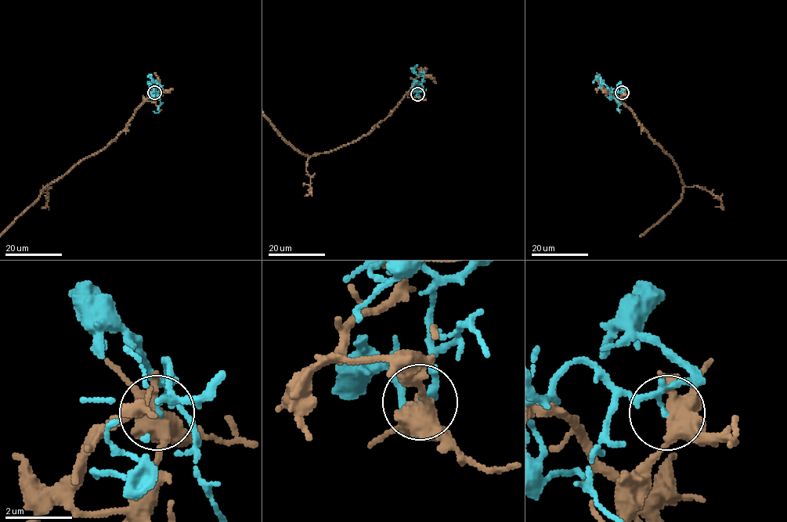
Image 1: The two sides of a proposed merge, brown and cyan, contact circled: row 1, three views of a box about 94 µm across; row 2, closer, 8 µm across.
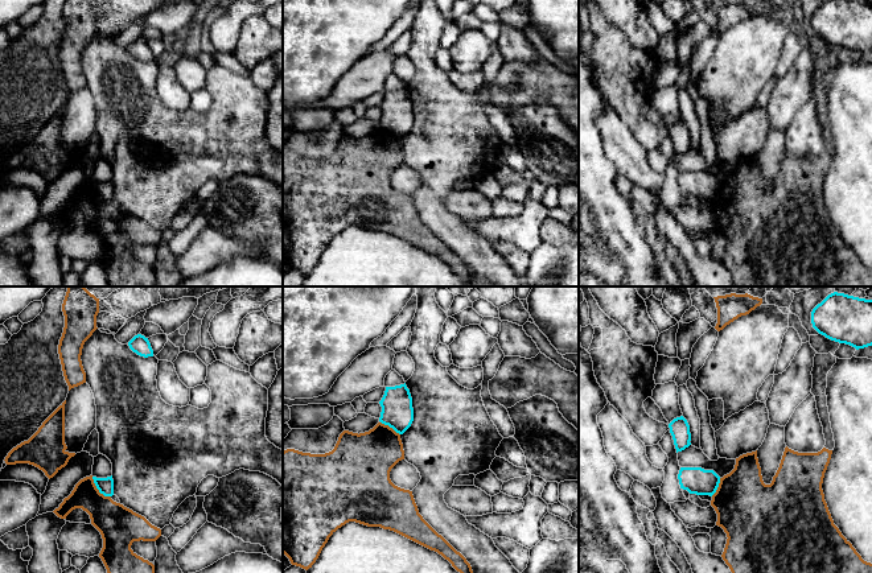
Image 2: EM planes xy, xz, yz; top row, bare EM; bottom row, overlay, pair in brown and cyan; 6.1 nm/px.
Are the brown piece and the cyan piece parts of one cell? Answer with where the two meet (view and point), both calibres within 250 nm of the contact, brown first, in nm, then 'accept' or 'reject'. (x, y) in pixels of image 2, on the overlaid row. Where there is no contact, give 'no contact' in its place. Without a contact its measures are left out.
xy (98, 490) | 240/100 nm | reject

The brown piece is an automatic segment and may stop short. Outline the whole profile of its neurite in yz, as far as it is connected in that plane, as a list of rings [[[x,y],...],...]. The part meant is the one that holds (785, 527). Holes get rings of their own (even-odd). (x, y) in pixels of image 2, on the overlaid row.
[[[787,446],[785,448],[780,467],[773,477],[770,485],[765,485],[761,475],[761,467],[757,458],[757,450],[746,453],[736,458],[735,469],[720,478],[719,487],[712,495],[711,506],[717,514],[716,525],[721,527],[727,533],[727,544],[721,555],[725,564],[729,566],[732,573],[872,573],[872,564],[861,558],[852,544],[842,535],[839,528],[834,524],[831,514],[828,511],[827,503],[824,500],[824,494],[822,490],[822,483],[824,473],[831,459],[832,450],[823,448],[818,453],[798,453]]]

